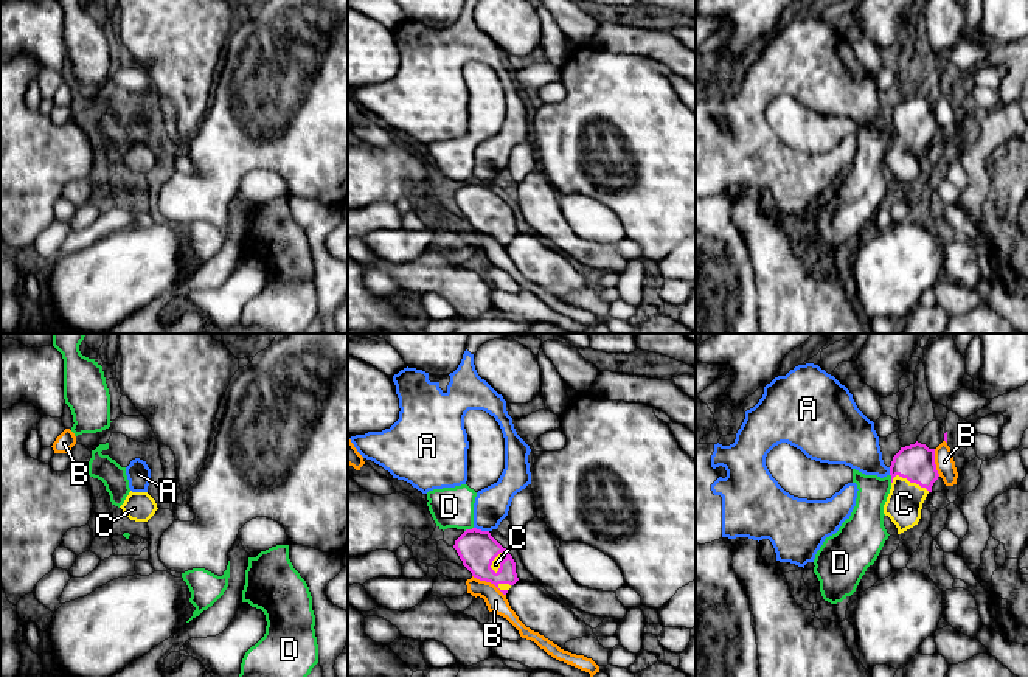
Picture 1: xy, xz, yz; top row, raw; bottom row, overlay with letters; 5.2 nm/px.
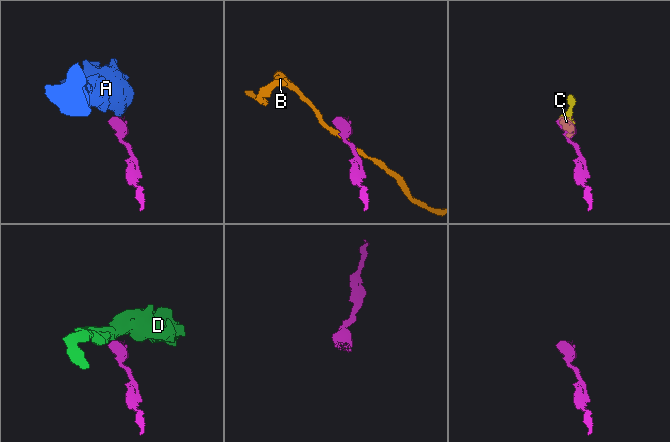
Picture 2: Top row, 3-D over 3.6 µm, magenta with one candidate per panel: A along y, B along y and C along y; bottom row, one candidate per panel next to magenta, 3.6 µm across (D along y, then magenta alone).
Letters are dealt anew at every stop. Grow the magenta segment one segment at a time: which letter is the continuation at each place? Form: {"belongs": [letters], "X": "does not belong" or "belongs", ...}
{"belongs": ["C"], "A": "does not belong", "B": "does not belong", "C": "belongs", "D": "does not belong"}

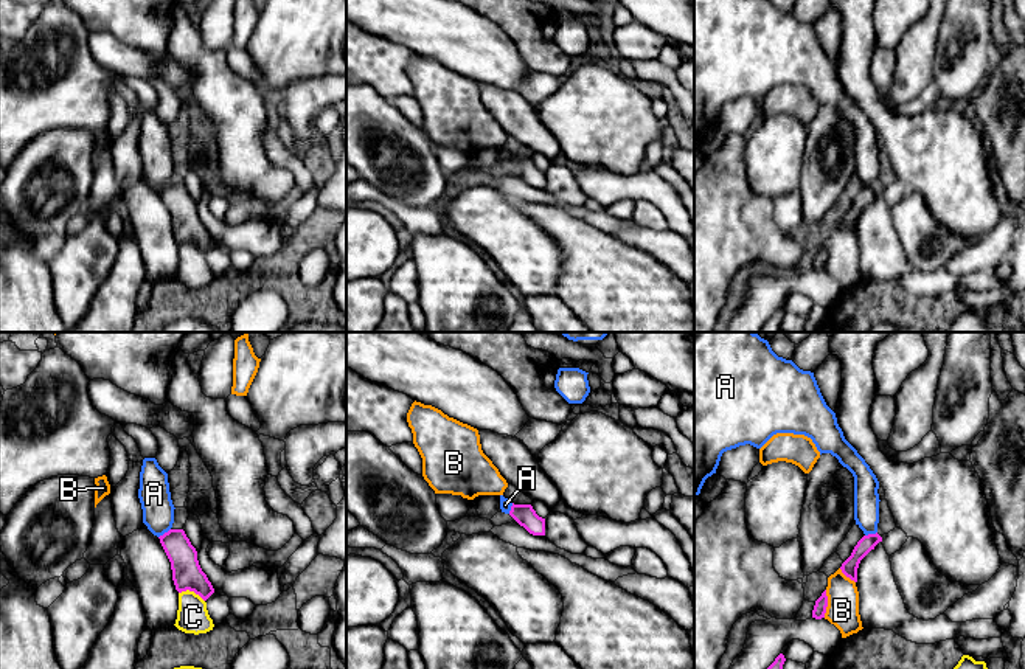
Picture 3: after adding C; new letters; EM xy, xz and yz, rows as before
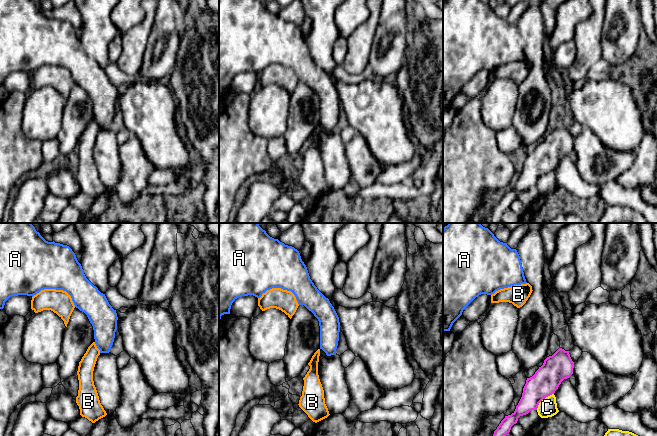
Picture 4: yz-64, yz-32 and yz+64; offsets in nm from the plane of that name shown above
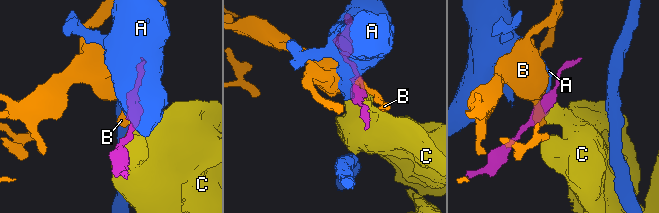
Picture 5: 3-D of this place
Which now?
{"belongs": [], "A": "does not belong", "B": "does not belong", "C": "does not belong"}

